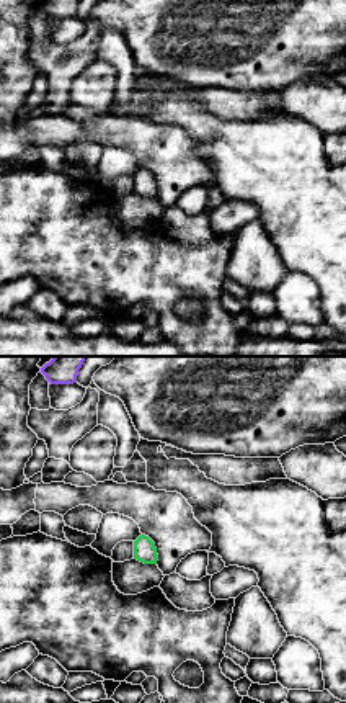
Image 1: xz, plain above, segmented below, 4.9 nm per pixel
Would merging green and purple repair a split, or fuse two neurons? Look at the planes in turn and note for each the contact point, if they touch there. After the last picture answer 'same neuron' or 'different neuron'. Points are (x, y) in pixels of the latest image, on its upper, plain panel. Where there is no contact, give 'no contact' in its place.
no contact

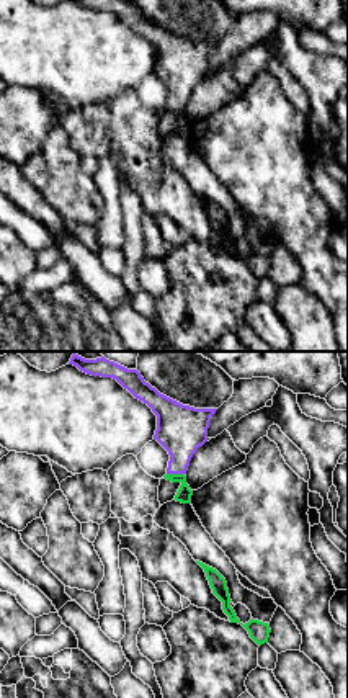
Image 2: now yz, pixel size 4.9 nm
meets green at (175, 108)

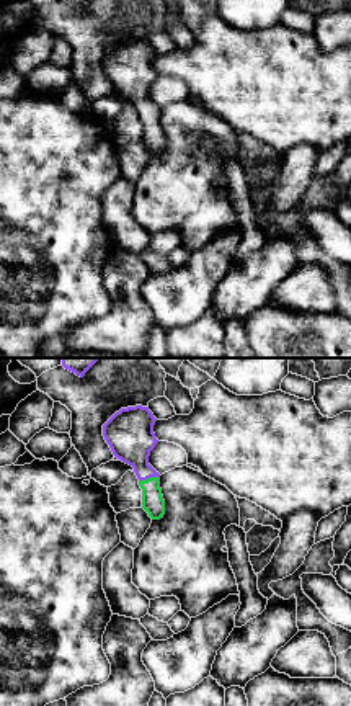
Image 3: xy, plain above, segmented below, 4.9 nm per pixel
meets green at (151, 111)

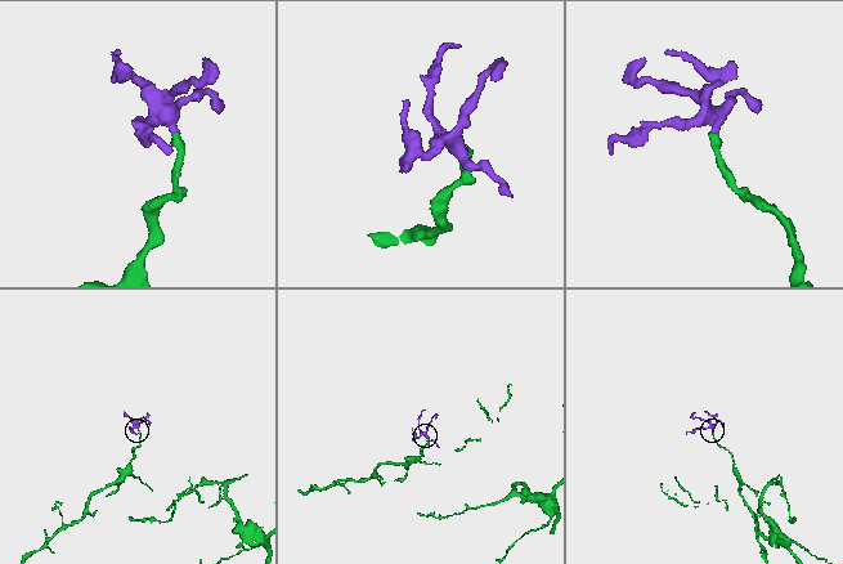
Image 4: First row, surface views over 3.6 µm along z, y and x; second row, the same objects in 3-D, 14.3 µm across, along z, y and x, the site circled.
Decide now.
same neuron

